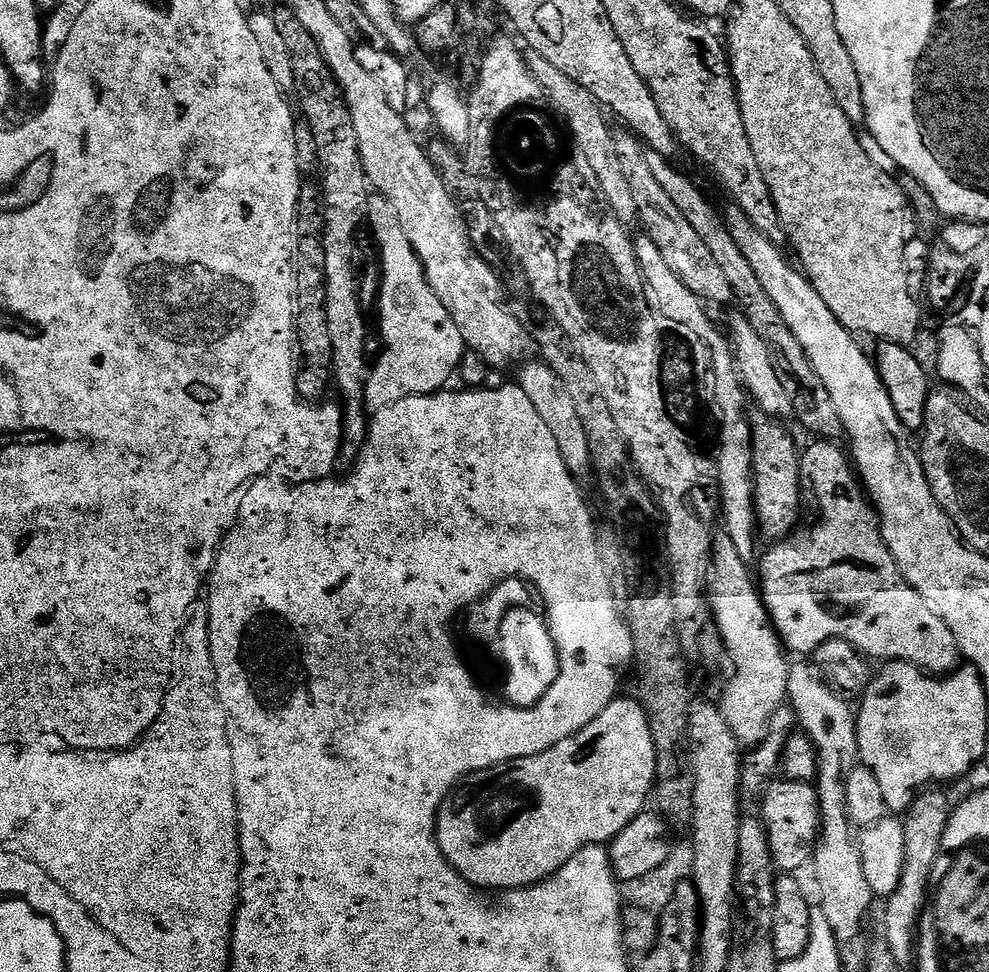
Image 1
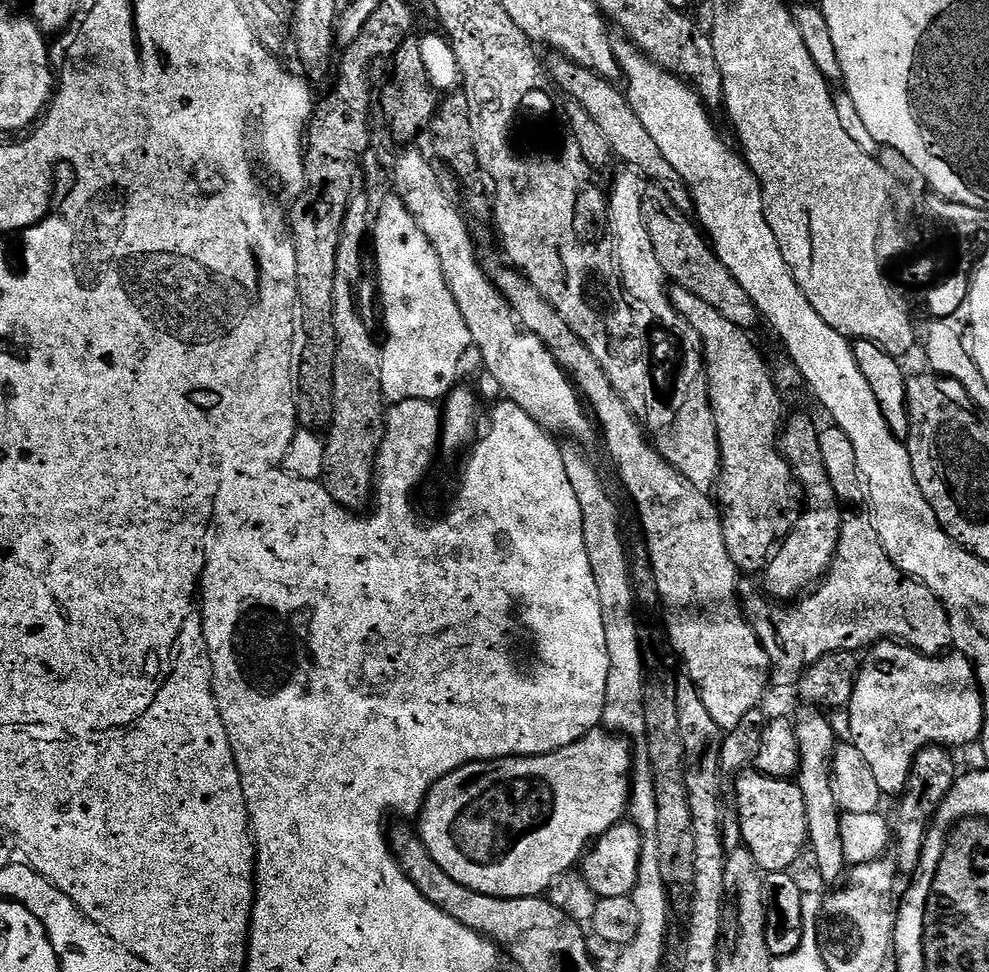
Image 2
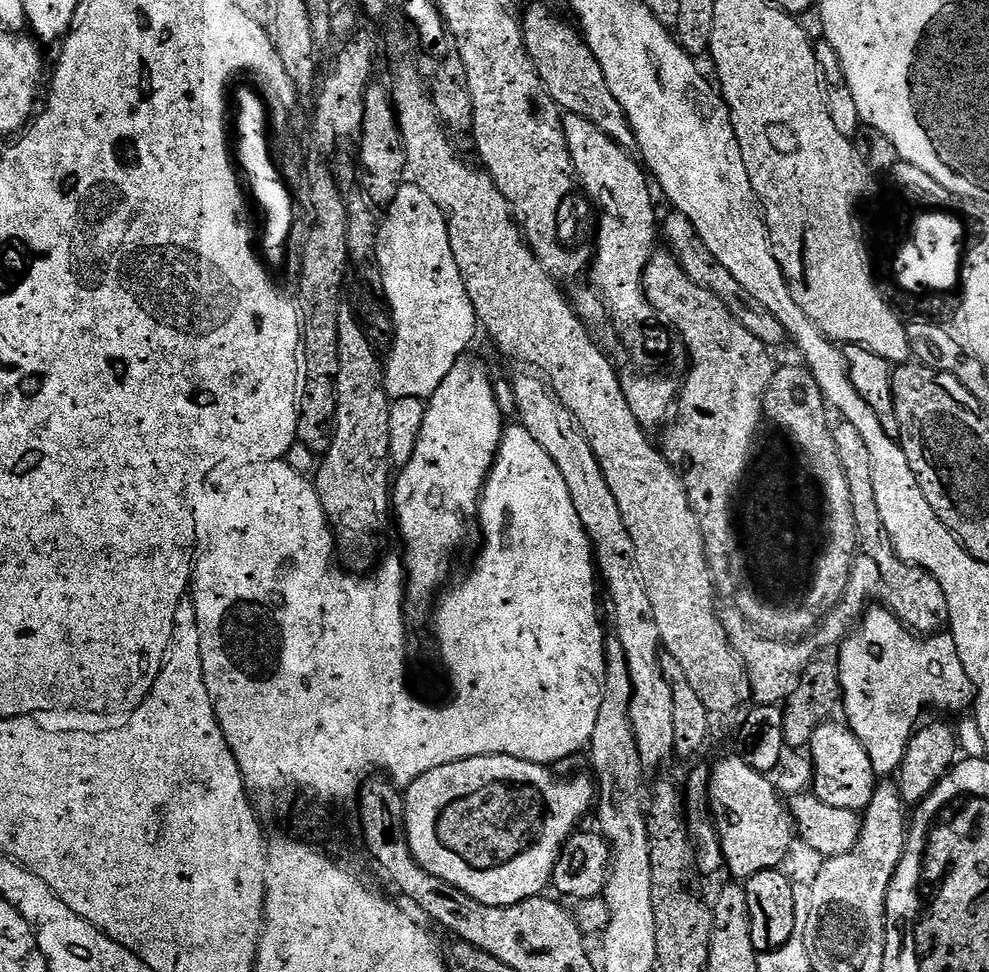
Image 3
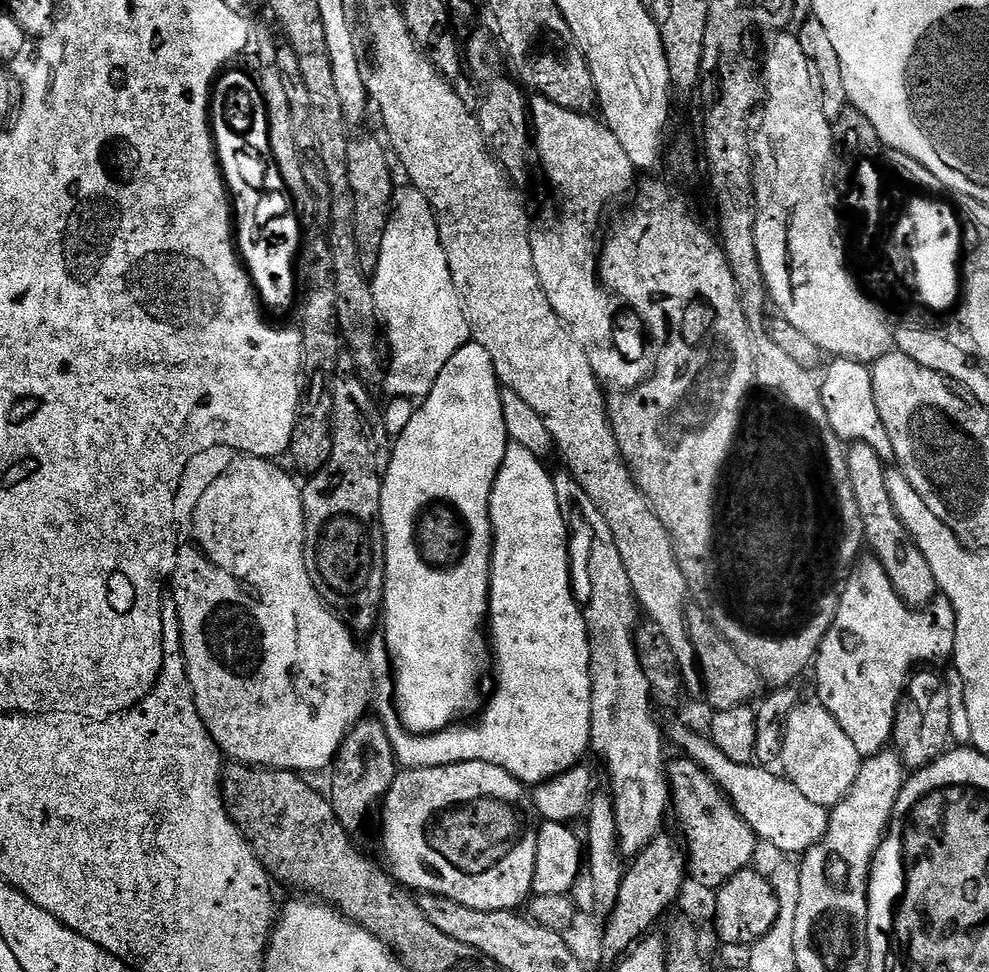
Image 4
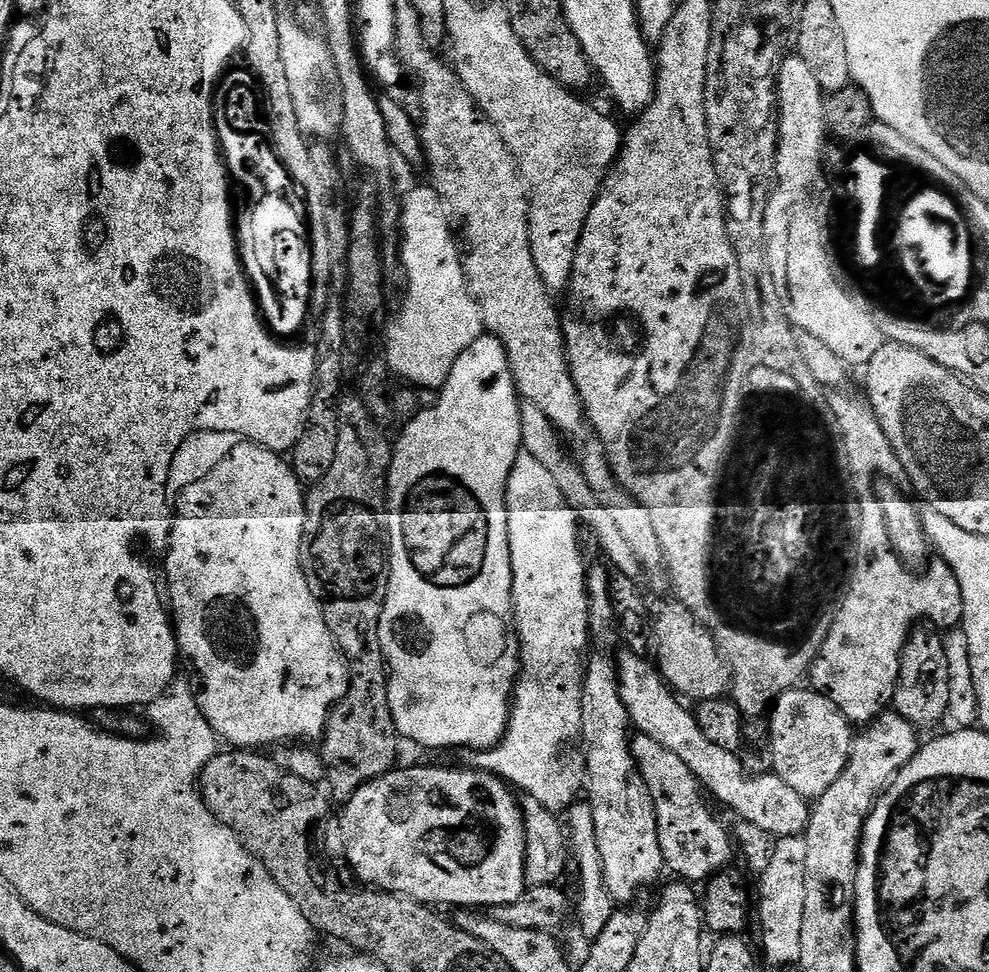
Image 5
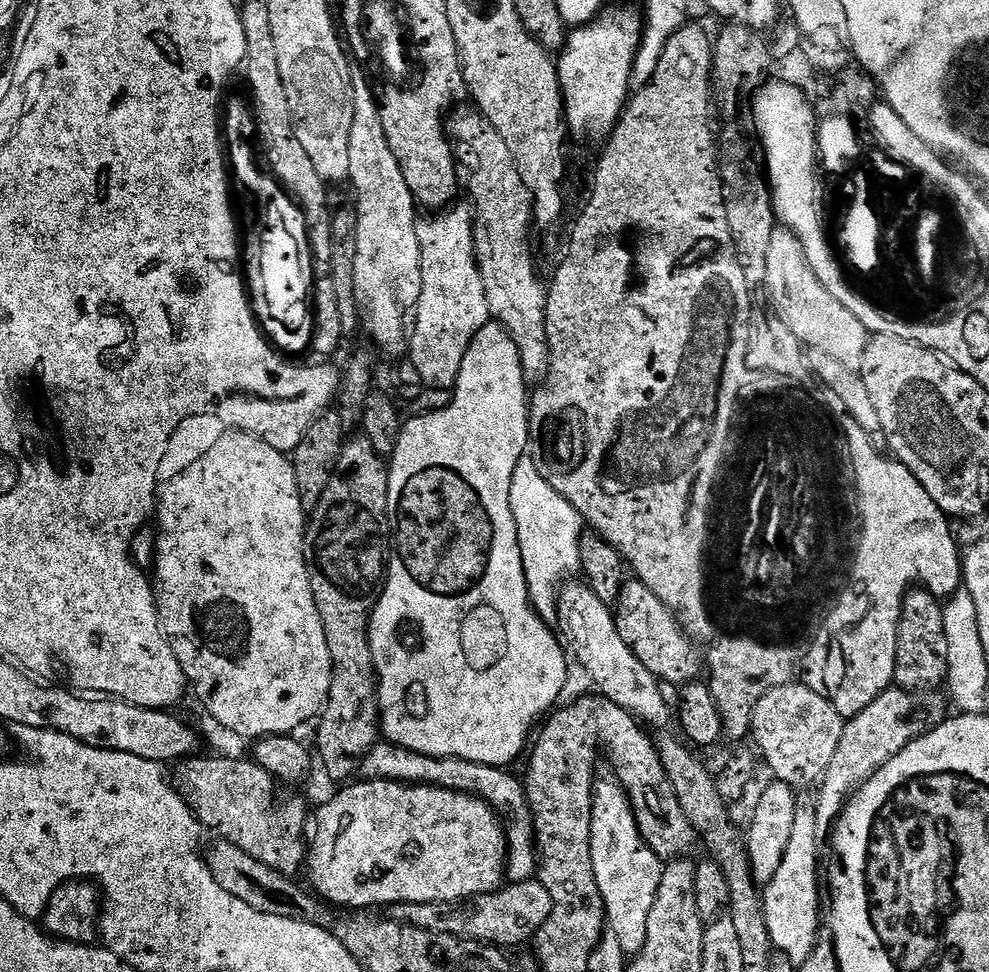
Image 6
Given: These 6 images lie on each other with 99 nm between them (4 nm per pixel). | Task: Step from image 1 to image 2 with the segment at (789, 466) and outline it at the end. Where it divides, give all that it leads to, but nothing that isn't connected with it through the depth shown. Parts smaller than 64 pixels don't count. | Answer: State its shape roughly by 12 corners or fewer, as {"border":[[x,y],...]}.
{"border":[[679,286],[702,334],[718,504],[738,566],[774,562],[802,508],[784,408],[749,333]]}

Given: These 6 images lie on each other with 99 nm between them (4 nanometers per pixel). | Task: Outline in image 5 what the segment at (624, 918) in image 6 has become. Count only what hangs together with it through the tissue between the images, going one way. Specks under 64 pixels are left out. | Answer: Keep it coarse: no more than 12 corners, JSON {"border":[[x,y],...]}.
{"border":[[587,661],[586,800],[628,906],[665,871],[618,664]]}

